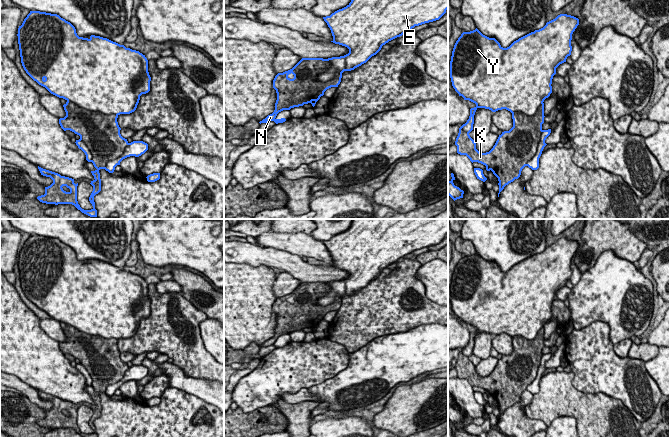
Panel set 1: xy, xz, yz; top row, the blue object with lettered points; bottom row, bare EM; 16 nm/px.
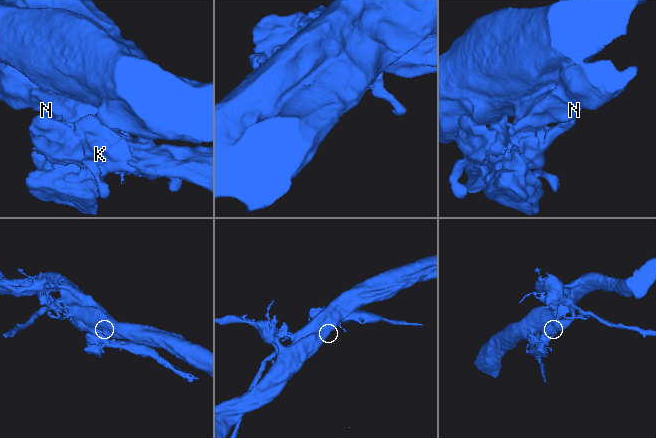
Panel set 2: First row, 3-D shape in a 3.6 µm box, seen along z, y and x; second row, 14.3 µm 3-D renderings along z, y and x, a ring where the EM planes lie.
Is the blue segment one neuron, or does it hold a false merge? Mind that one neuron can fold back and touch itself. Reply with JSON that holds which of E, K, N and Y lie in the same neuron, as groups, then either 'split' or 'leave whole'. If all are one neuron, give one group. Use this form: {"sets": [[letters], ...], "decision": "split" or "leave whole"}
{"sets": [["E", "Y"], ["K", "N"]], "decision": "split"}

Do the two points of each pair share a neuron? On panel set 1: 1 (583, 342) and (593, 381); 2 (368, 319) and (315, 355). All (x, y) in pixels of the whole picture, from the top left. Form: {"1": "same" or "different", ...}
{"1": "same", "2": "different"}

